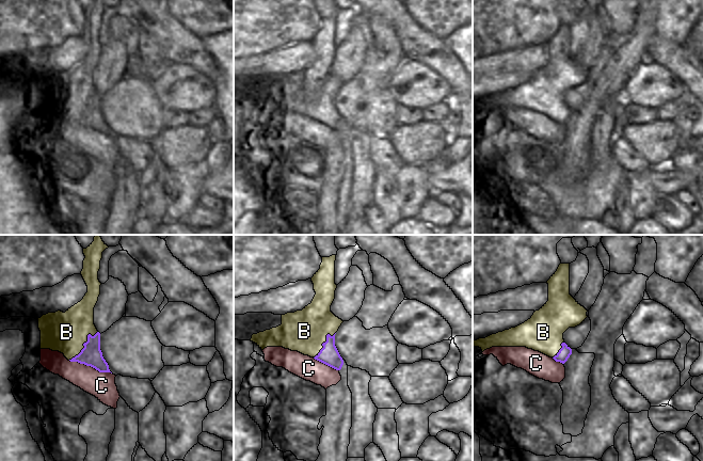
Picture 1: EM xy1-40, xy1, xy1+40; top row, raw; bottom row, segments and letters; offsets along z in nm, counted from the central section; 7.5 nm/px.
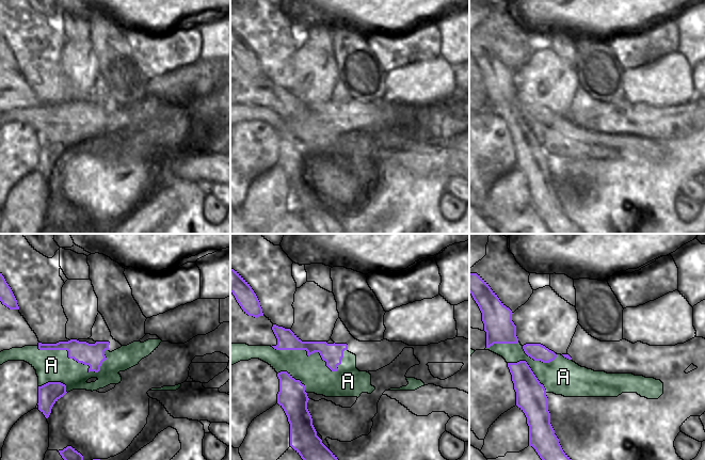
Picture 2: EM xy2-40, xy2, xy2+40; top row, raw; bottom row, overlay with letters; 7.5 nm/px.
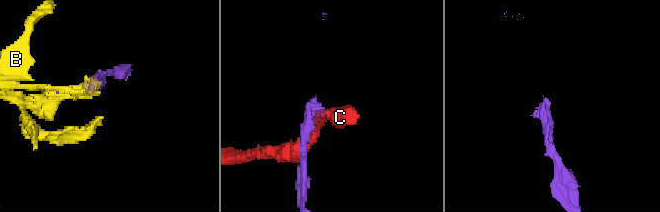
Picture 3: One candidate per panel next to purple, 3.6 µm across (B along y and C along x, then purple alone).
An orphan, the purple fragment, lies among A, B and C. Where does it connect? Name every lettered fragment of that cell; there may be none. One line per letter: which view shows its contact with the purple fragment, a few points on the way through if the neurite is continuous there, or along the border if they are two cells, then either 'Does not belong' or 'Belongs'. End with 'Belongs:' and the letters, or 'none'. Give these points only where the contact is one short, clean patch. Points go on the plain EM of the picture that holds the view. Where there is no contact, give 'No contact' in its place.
A: Touches purple in xy2-40. Does not belong
B: Touches purple in xy1-40. Does not belong
C: Touches purple in xy1-40. Does not belong
Belongs: none

